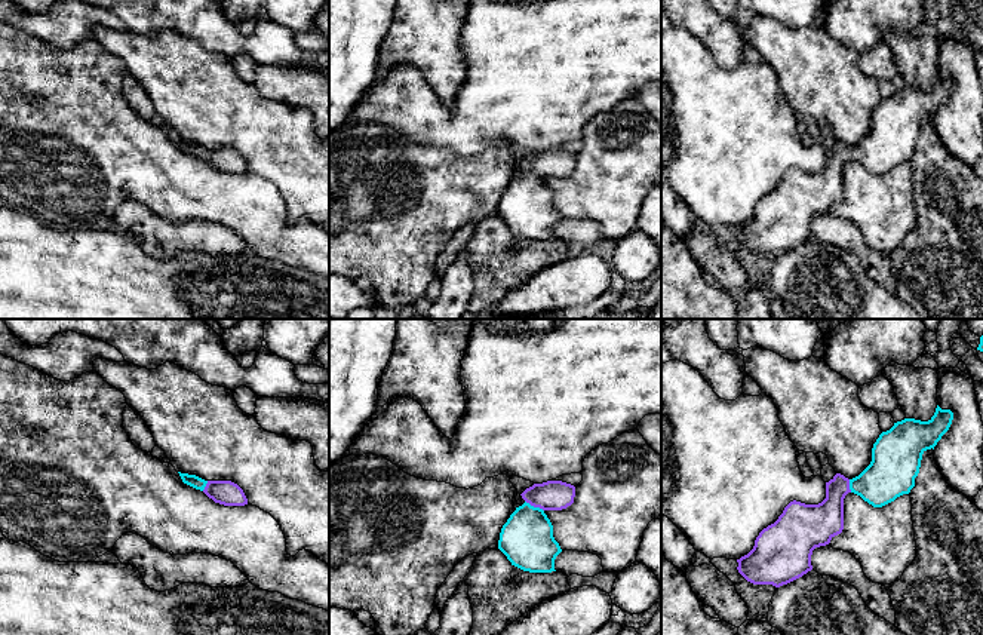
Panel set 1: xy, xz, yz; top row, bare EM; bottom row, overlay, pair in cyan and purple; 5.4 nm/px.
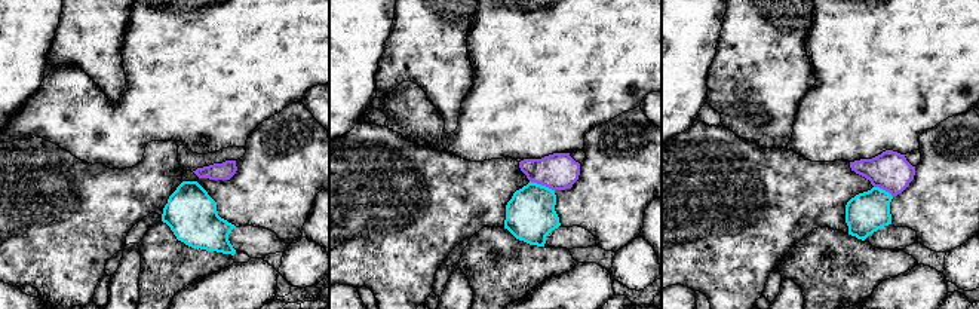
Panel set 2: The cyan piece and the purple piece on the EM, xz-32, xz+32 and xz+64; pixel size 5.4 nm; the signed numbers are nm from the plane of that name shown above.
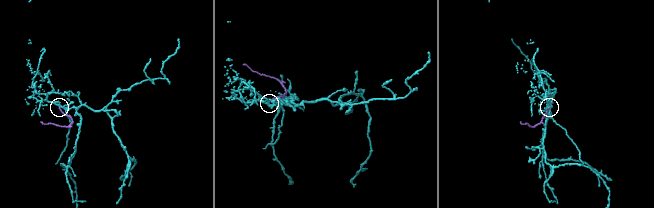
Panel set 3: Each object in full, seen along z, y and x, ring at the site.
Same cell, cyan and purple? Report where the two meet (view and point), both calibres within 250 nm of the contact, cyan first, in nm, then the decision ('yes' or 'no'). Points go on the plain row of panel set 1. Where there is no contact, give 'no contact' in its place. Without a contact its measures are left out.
contact xz (533, 174); calibres 280 and 160 nm; yes

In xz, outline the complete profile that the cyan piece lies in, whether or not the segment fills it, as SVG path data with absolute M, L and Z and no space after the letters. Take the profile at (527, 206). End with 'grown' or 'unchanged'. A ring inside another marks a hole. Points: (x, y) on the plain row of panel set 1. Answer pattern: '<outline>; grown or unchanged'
M562 148L534 151L522 162L525 171L503 193L498 217L512 233L529 240L552 240L562 220L553 205L546 178L562 178L574 171L575 154Z; grown

